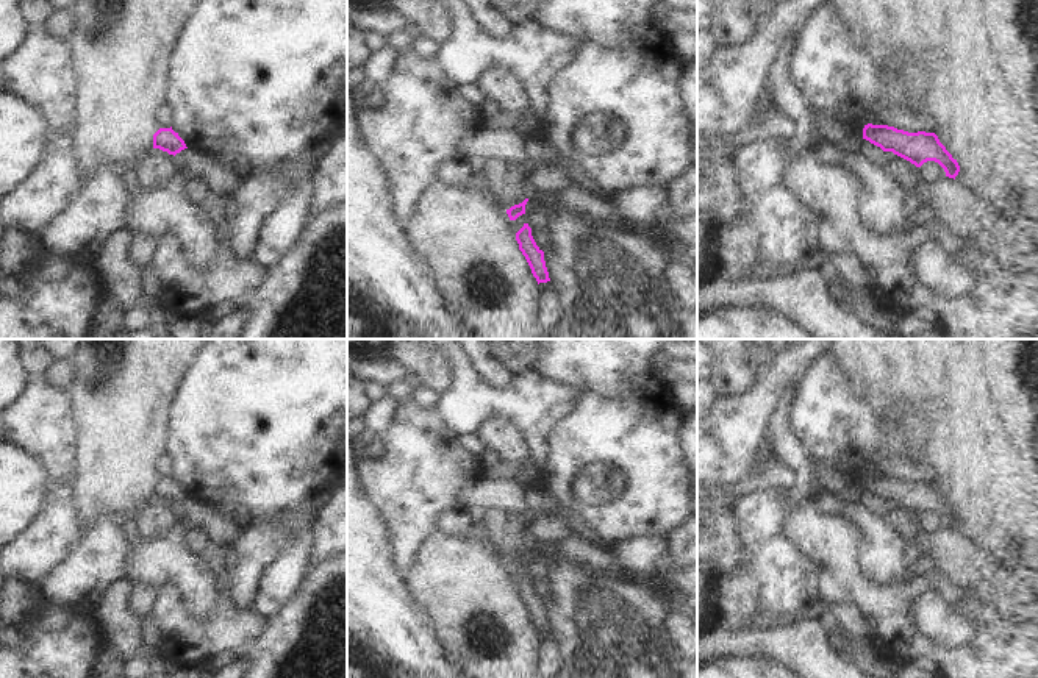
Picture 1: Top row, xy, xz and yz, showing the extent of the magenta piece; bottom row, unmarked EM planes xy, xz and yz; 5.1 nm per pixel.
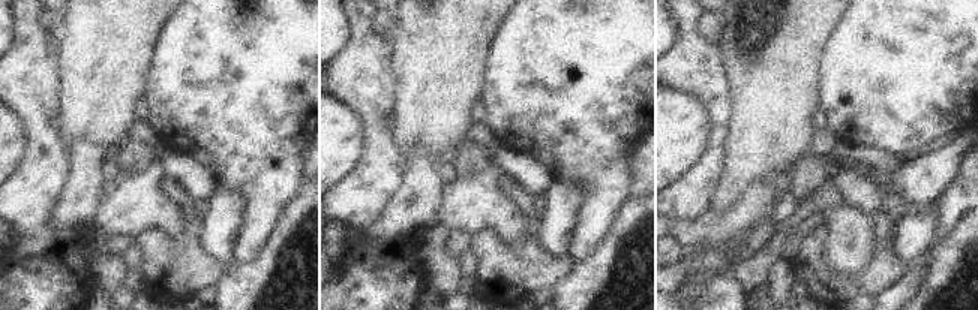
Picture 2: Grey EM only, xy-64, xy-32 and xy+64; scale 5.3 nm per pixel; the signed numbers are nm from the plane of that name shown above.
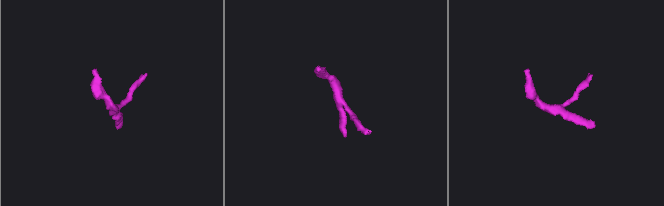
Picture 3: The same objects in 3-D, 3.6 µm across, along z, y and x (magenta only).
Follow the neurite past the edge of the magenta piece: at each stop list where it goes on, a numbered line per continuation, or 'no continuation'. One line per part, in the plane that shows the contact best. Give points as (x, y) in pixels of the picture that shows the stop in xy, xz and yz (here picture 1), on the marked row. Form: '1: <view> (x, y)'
no continuation

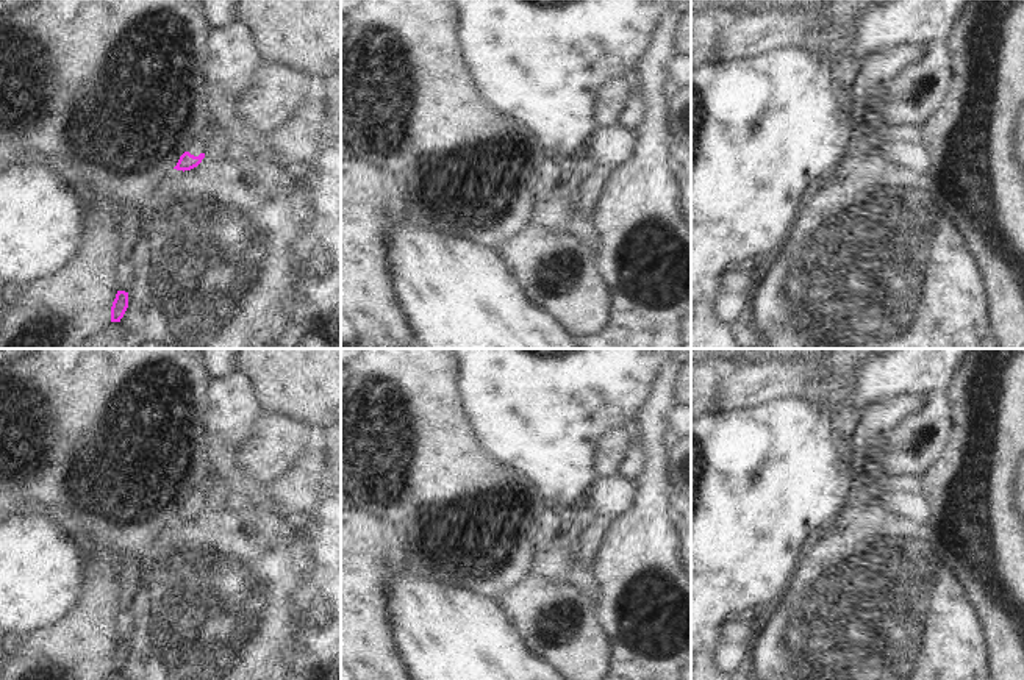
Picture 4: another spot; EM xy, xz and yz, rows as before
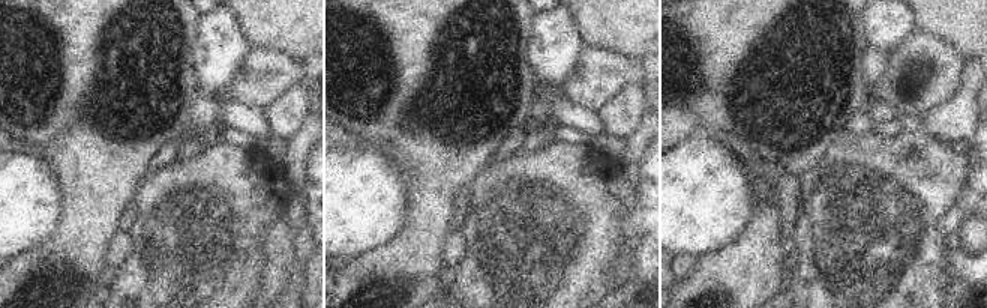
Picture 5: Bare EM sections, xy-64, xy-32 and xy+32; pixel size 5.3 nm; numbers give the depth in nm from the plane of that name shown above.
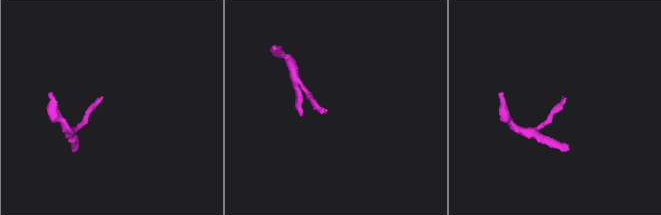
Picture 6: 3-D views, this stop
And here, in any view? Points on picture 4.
1: xy (204, 146)

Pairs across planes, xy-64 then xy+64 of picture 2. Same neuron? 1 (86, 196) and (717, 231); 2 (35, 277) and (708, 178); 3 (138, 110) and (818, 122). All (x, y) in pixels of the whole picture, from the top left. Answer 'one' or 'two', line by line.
1: one
2: one
3: one

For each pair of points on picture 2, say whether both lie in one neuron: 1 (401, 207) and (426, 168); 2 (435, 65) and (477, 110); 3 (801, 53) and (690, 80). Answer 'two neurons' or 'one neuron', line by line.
1: one neuron
2: two neurons
3: two neurons

